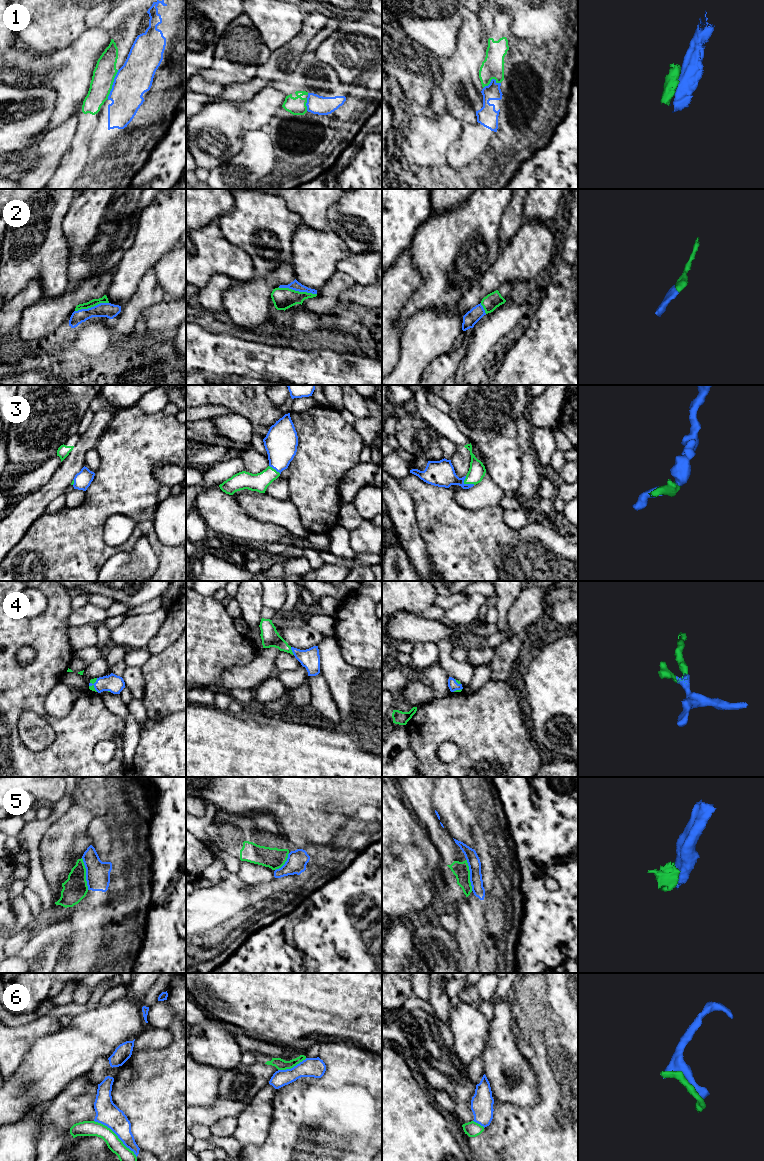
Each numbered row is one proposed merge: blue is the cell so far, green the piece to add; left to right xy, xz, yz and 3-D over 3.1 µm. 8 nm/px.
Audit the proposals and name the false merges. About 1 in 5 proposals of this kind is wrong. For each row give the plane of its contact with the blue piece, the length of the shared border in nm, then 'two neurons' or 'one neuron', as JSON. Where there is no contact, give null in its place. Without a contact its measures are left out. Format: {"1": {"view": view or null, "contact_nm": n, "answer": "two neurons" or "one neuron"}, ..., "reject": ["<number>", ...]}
{"1": {"view": "xy", "contact_nm": 240, "answer": "two neurons"}, "2": {"view": "xz", "contact_nm": 320, "answer": "one neuron"}, "3": {"view": "yz", "contact_nm": 100, "answer": "one neuron"}, "4": {"view": "xz", "contact_nm": 70, "answer": "one neuron"}, "5": {"view": "xy", "contact_nm": 260, "answer": "two neurons"}, "6": {"view": "xy", "contact_nm": 460, "answer": "two neurons"}, "reject": ["1", "5", "6"]}

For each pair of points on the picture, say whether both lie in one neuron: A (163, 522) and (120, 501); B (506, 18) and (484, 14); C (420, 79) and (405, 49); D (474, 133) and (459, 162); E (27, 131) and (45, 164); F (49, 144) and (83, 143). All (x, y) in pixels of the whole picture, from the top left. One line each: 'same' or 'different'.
A: different
B: same
C: same
D: same
E: different
F: different

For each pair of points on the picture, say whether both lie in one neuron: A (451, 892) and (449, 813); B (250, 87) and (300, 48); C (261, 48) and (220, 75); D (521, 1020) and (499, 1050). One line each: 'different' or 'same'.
A: different
B: same
C: same
D: different

